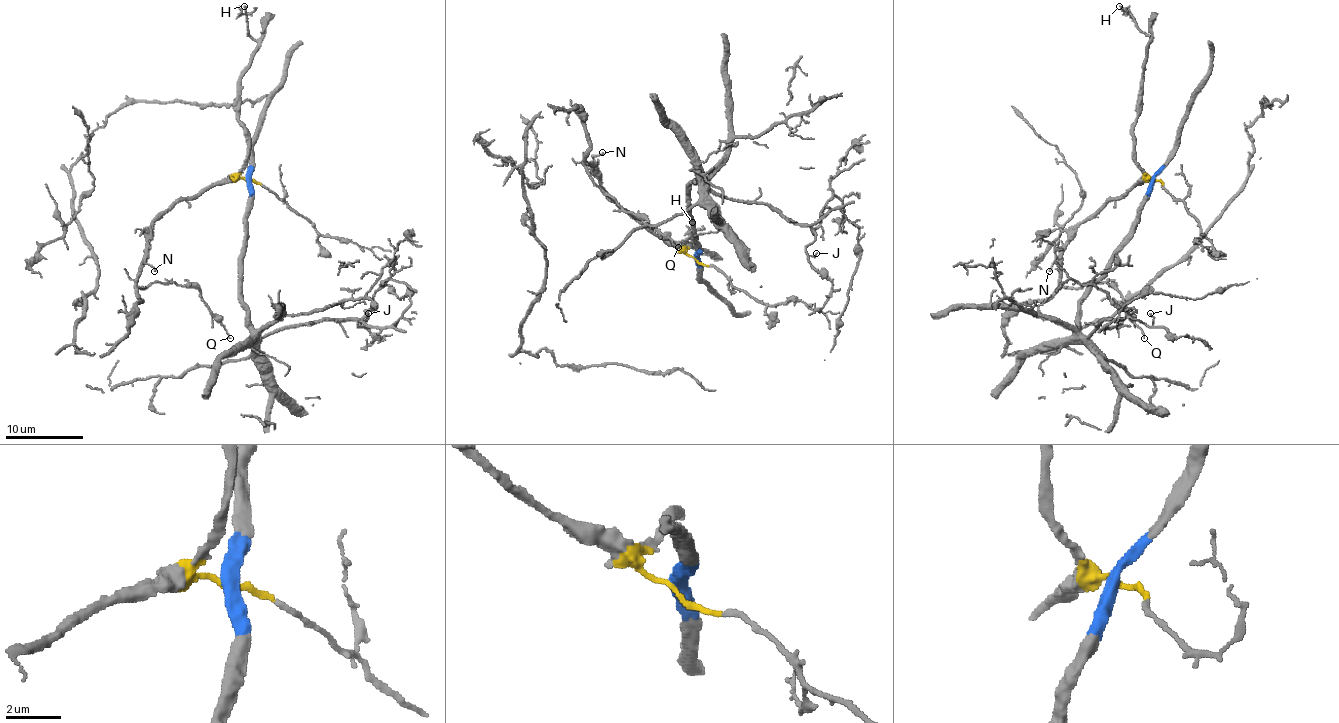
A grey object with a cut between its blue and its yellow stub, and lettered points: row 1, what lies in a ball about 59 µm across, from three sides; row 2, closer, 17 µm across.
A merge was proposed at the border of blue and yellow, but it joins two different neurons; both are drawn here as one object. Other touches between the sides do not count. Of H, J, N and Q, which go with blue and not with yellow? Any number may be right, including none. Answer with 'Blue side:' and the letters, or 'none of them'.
Blue side: J

